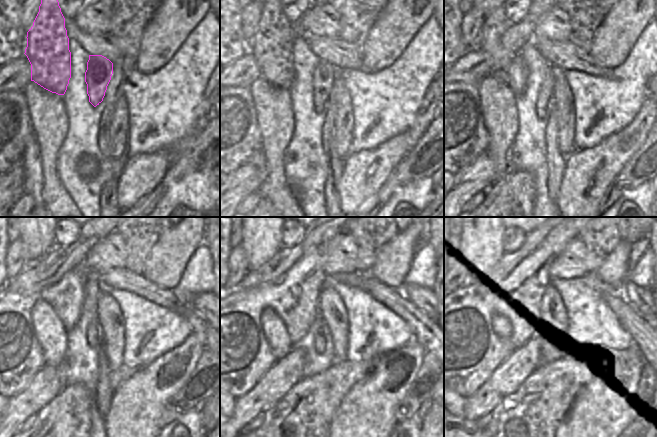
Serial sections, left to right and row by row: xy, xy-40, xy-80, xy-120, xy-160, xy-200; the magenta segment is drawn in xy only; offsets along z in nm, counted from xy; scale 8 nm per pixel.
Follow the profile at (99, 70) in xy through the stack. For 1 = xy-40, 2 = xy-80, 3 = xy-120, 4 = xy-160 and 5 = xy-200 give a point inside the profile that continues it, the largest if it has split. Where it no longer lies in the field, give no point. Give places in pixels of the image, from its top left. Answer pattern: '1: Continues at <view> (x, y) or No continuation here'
1: Continues at xy-40 (324, 75)
2: Continues at xy-80 (544, 101)
3: Continues at xy-120 (95, 335)
4: Continues at xy-160 (323, 342)
5: Continues at xy-200 (549, 350)

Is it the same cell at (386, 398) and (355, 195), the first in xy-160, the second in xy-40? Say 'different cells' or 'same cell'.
same cell

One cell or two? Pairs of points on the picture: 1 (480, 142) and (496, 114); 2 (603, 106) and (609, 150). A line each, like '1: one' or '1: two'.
1: two
2: two

